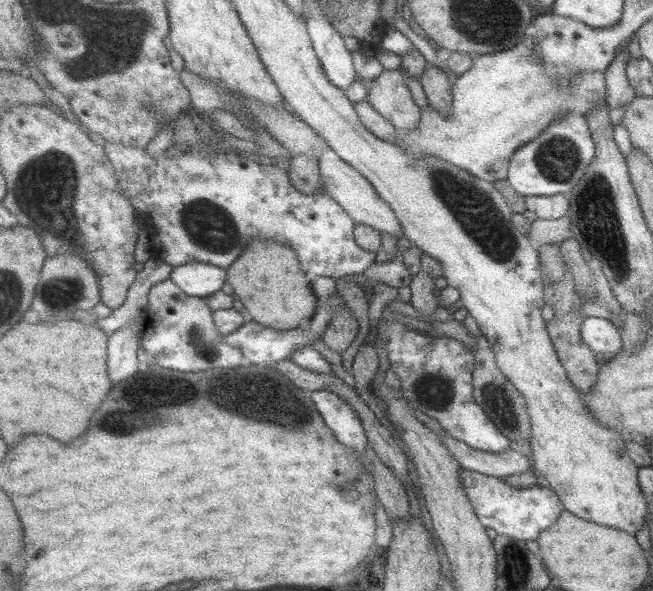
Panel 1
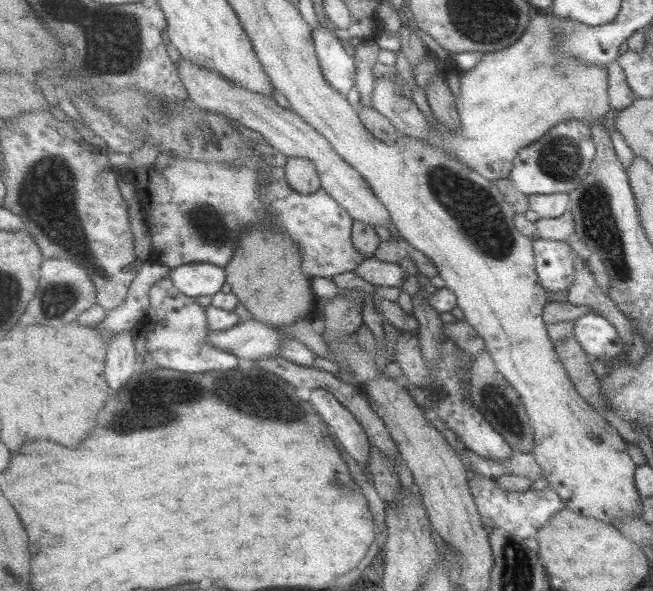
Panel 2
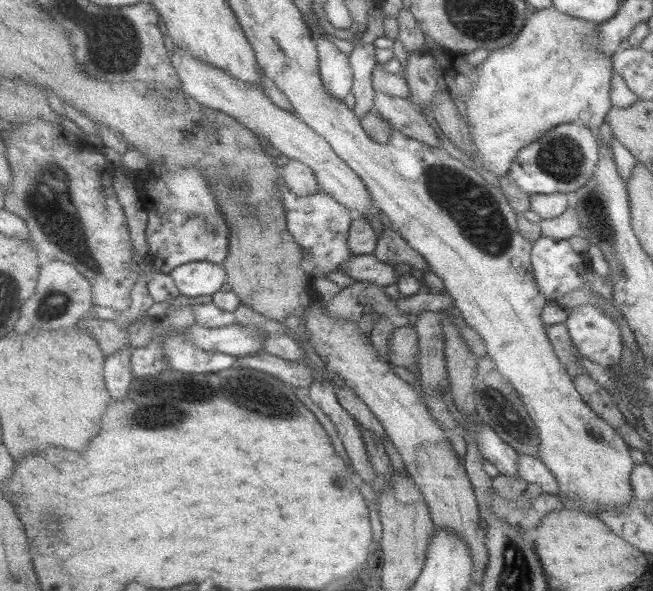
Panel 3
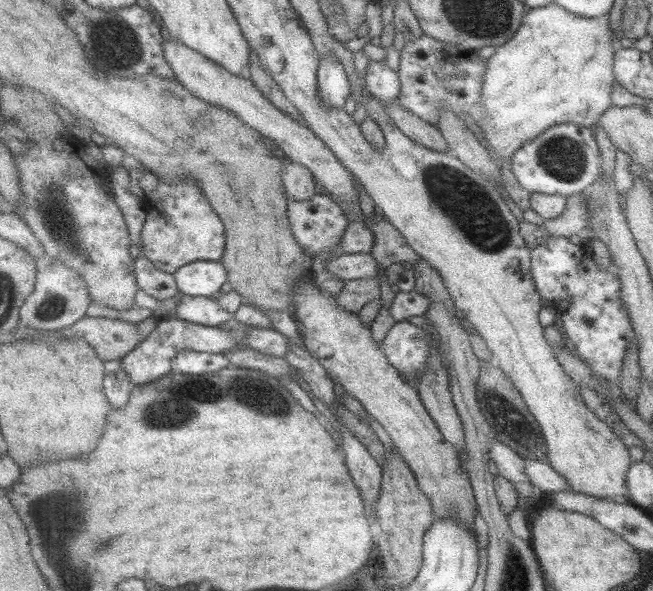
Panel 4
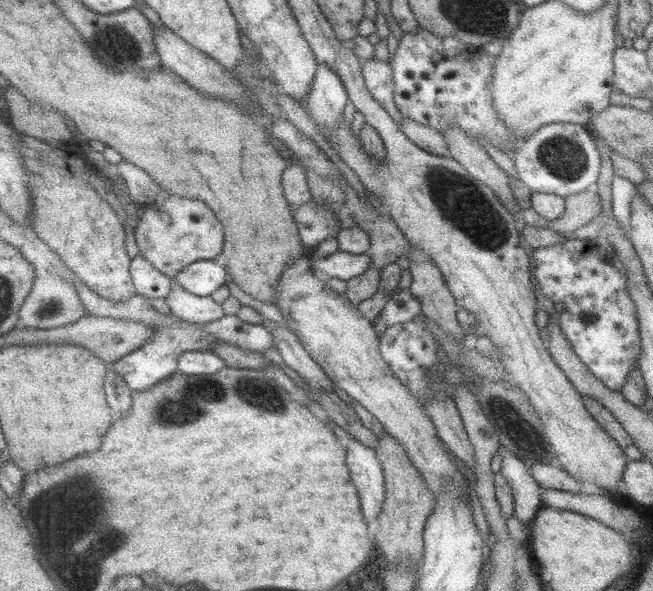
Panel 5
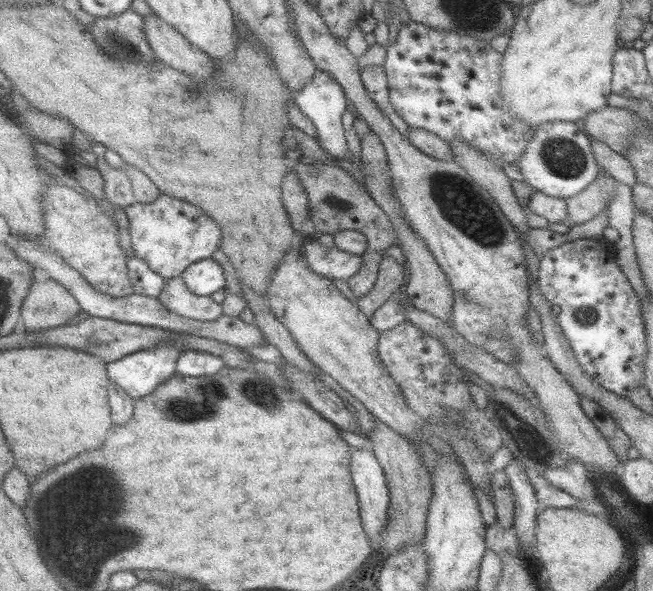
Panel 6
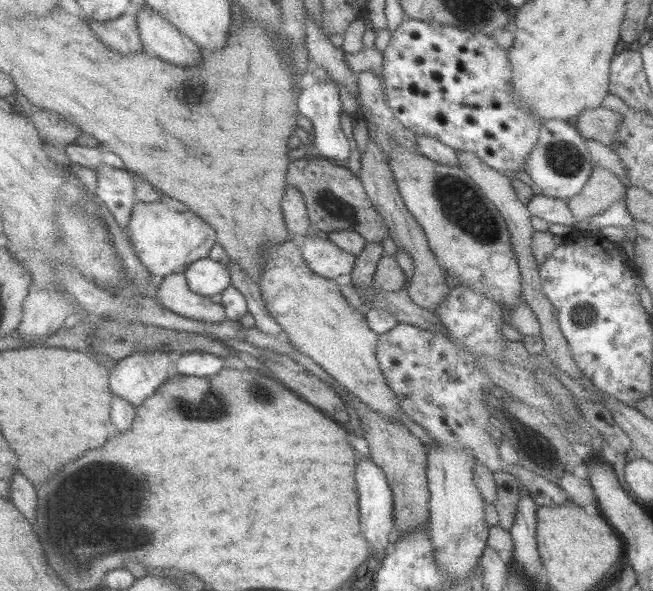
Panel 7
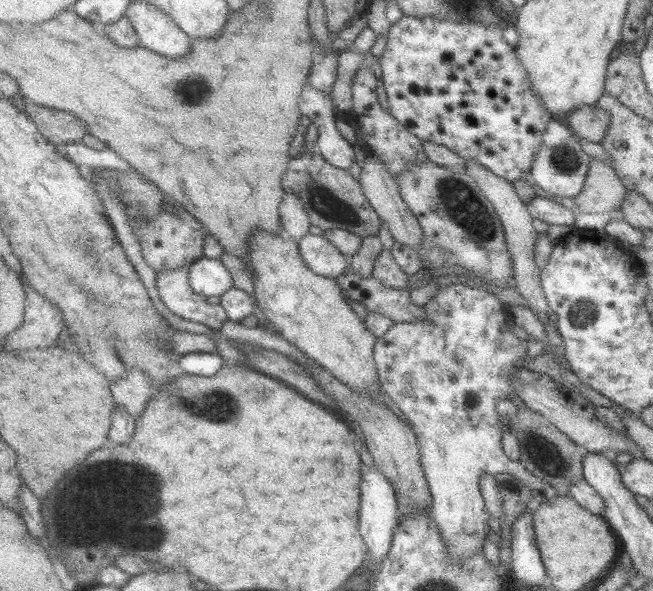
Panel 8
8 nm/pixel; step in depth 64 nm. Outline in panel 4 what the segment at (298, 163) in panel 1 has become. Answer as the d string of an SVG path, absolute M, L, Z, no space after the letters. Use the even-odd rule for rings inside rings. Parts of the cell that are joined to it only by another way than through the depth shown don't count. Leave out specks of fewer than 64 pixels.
M298 163L286 166L282 179L290 198L299 202L309 201L318 193L317 181L309 168Z

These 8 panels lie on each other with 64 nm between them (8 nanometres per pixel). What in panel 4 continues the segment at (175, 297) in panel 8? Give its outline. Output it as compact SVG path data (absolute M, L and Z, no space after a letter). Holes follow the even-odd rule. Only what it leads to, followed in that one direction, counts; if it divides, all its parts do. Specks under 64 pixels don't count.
M183 291L177 295L181 302L176 306L173 313L176 318L216 327L233 318L233 314L212 297L194 297Z

